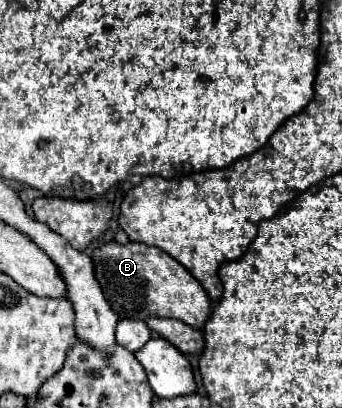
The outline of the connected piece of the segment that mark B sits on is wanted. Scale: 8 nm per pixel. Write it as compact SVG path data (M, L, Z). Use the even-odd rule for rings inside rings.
M104 242L92 252L92 264L96 280L118 318L176 318L200 330L210 316L210 298L204 288L186 268L160 248L142 242Z

